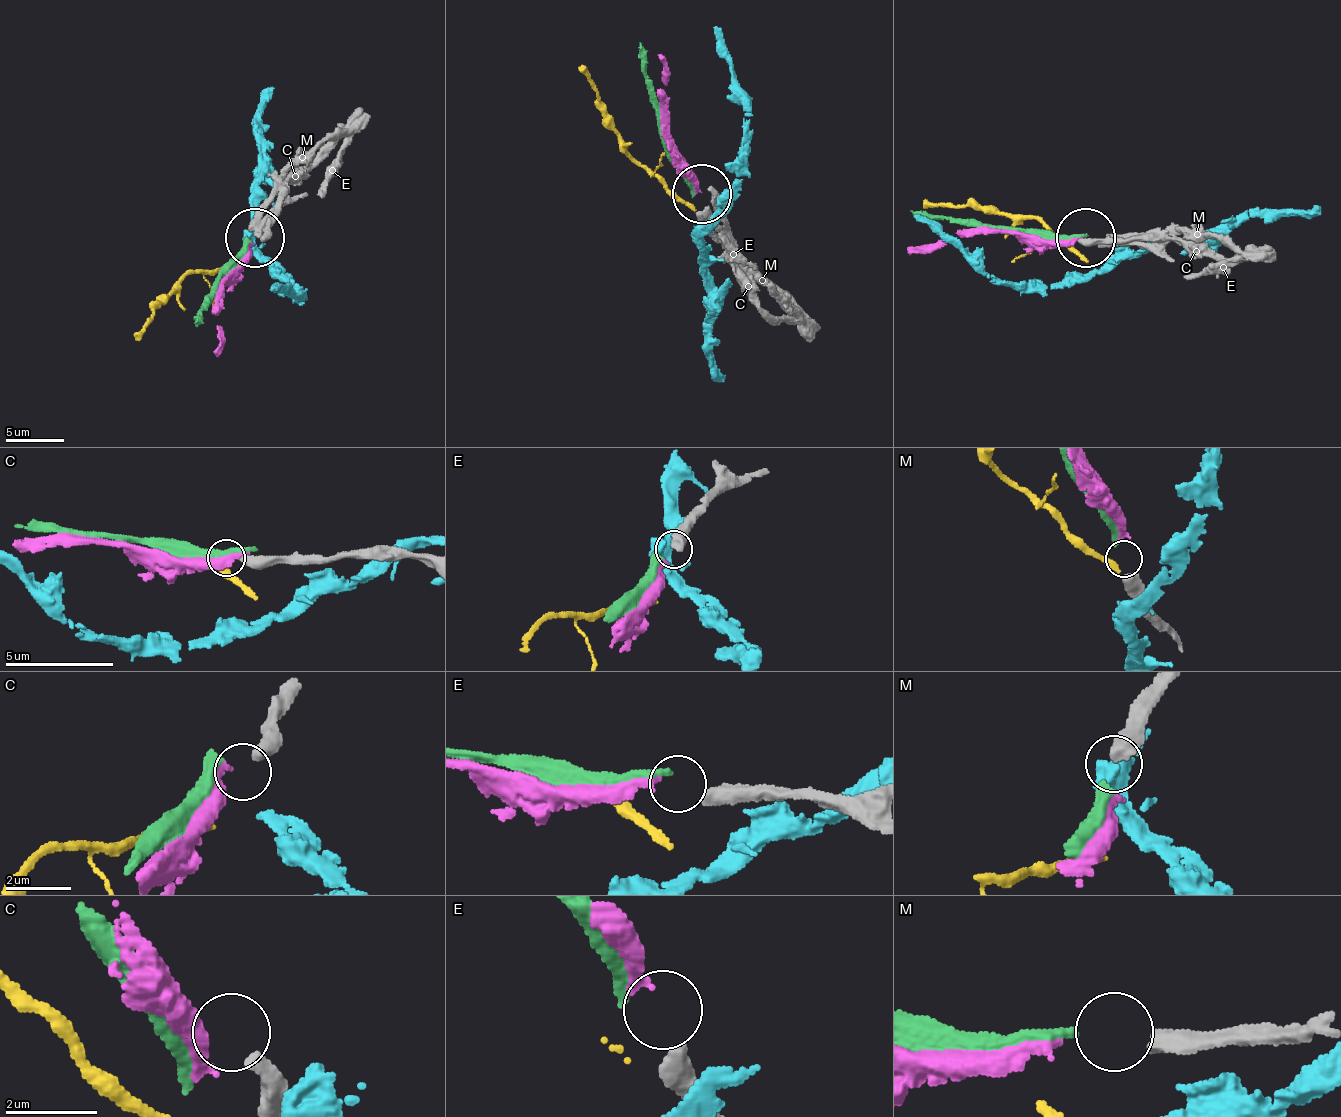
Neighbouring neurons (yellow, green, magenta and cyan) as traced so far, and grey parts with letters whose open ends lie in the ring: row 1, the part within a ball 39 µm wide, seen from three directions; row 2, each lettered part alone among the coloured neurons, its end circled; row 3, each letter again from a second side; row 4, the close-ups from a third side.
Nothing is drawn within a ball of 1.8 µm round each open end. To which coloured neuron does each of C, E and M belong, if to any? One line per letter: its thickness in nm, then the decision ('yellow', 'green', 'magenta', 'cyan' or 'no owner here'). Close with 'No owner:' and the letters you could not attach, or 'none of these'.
C: 400 nm thick; no owner here
E: 500 nm thick; magenta
M: 500 nm thick; green
No owner: C

